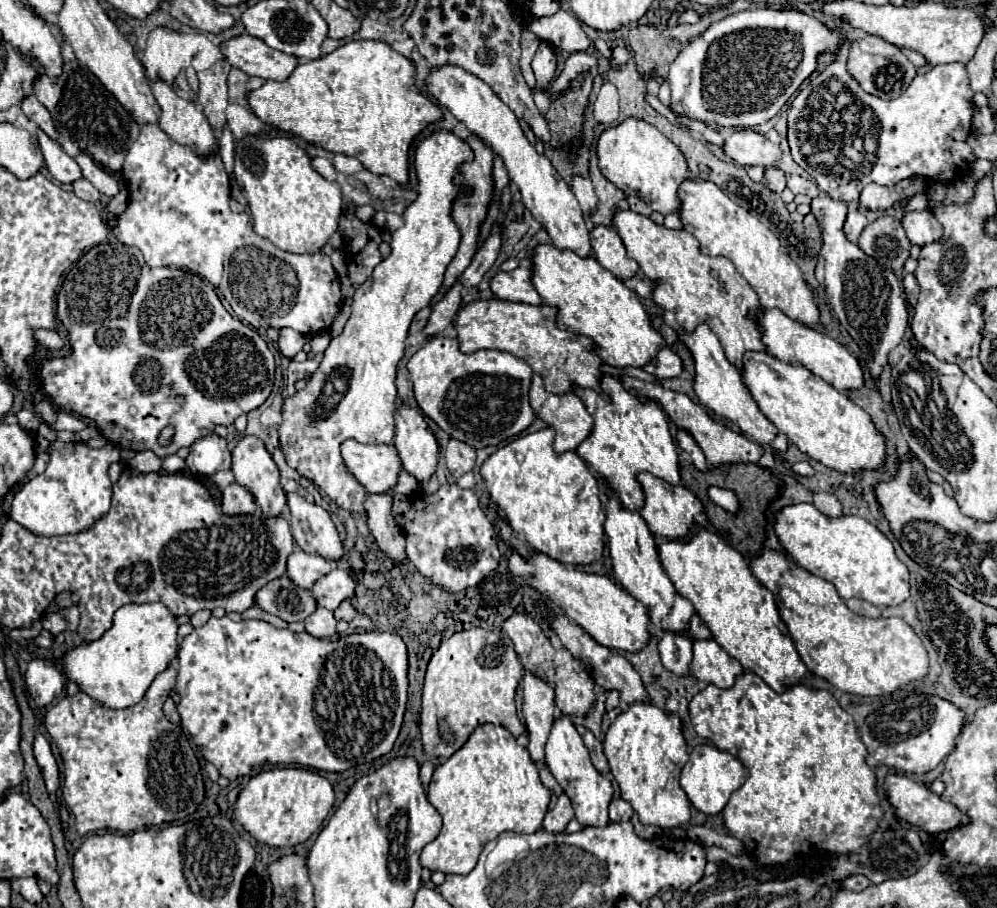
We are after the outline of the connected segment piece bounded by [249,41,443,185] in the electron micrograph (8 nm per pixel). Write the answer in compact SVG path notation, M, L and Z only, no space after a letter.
M349 41L321 59L299 65L289 79L267 81L261 89L251 91L249 105L261 121L319 145L325 151L357 157L365 169L375 175L389 175L399 185L409 181L409 147L413 139L427 125L443 119L437 101L423 95L415 85L415 63L385 41Z

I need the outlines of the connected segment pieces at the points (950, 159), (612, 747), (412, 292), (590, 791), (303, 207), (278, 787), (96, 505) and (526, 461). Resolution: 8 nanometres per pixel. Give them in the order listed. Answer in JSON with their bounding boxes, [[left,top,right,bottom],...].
[[787,61,977,203],[603,703,691,829],[279,133,473,513],[545,715,613,827],[235,135,343,253],[235,767,335,849],[11,441,119,537],[481,427,605,565]]

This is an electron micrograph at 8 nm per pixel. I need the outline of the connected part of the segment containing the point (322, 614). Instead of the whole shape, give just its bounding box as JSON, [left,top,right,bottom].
[305,607,337,639]

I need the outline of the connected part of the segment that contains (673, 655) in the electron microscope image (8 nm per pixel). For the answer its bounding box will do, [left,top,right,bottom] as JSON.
[659,633,693,677]

